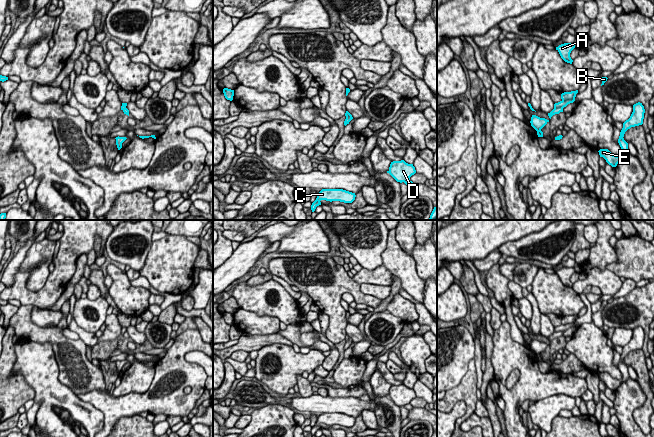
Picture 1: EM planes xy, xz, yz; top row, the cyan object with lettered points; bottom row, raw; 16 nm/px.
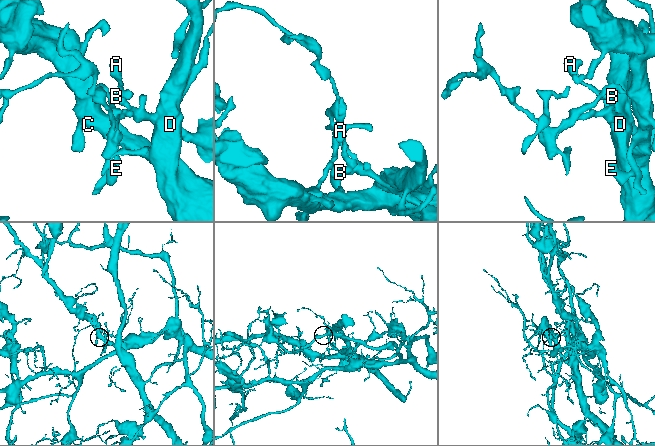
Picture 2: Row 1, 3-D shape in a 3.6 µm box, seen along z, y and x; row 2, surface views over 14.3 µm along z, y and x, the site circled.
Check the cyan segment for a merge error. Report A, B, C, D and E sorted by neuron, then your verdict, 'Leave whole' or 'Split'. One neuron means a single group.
Groups: A B / C D E. Split

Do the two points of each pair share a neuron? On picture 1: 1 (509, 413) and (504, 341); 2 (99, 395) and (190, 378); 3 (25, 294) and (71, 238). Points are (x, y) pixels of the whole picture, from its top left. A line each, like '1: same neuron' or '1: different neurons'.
1: same neuron
2: same neuron
3: same neuron

